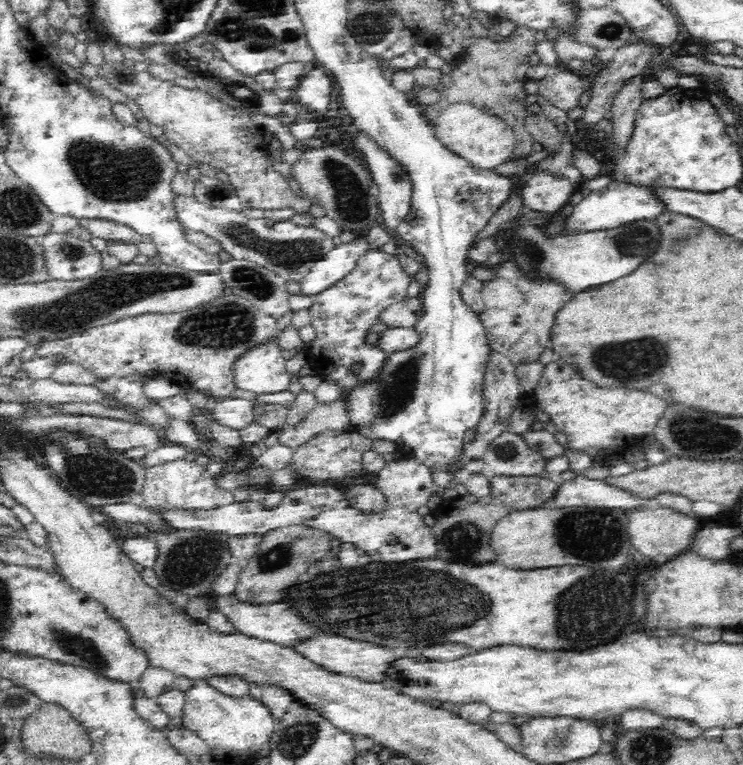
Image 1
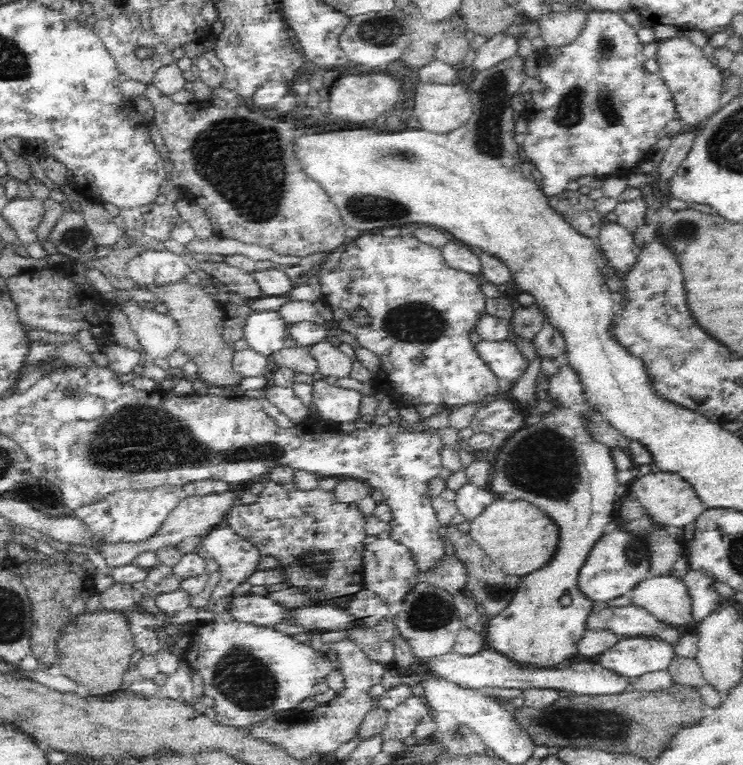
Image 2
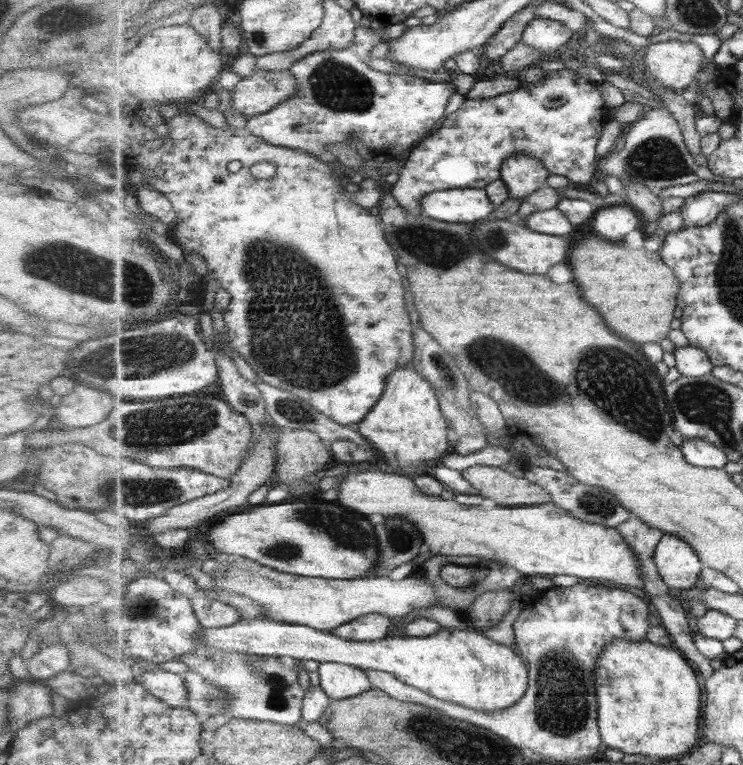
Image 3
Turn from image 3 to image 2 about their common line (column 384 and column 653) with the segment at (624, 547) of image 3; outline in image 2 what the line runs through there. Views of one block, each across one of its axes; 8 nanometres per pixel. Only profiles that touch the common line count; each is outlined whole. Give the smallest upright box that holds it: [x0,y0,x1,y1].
[627,469,707,532]

